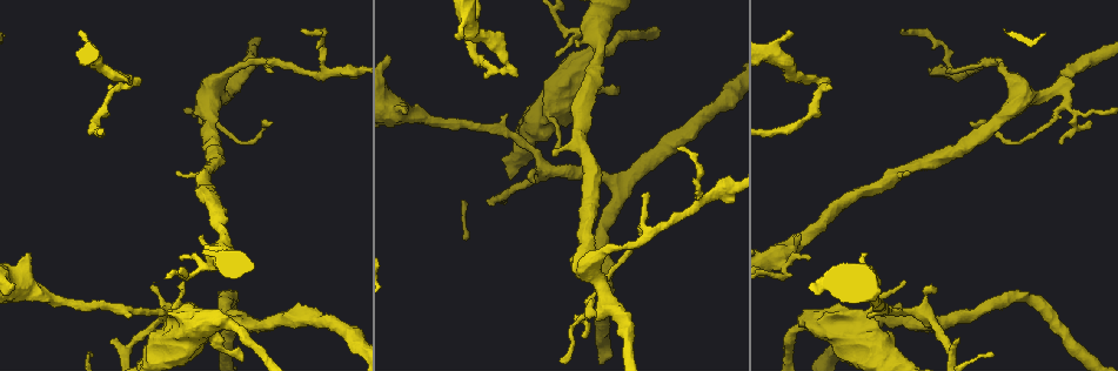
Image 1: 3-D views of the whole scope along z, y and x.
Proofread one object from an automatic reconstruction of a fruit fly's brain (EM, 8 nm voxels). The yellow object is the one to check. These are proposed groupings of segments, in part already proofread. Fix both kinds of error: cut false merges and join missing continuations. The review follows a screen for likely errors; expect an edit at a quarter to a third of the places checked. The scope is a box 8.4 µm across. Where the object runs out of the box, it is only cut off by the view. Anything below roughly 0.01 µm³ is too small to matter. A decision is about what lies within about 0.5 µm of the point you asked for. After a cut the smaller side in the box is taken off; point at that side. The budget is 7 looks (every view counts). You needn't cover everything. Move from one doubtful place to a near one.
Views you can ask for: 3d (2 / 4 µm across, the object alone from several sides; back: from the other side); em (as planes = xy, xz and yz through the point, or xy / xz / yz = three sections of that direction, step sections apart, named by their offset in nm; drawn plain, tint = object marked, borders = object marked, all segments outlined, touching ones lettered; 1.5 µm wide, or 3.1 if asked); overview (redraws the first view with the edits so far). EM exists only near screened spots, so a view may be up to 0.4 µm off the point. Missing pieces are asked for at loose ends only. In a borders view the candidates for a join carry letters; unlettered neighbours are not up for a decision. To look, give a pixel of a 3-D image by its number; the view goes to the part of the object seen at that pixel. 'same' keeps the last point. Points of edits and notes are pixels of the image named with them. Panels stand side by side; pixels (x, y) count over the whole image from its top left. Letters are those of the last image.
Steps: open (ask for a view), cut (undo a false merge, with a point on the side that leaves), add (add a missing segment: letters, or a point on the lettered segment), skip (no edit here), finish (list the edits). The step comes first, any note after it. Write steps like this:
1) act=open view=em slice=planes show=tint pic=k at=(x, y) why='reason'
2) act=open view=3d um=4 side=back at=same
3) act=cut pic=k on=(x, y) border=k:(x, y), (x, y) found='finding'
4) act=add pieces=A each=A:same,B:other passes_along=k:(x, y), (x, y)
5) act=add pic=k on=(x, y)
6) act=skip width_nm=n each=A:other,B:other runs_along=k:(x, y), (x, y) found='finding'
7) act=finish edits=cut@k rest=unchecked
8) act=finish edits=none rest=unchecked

act=open view=em slice=xz step=4 show=borders pic=1 at=(934, 291)

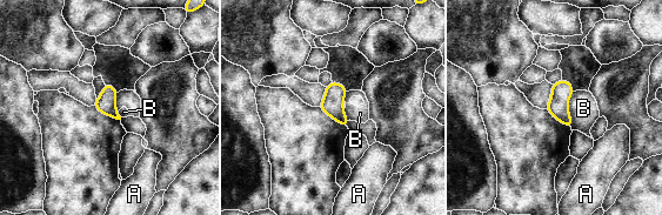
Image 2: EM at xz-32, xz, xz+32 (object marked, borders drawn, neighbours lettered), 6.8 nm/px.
act=open view=em slice=planes show=borders at=same

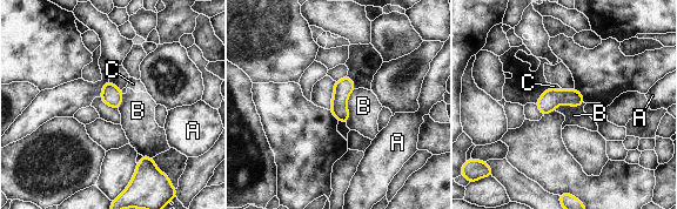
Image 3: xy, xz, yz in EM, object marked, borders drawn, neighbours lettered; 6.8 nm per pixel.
act=skip each=A:other,B:other,C:other border=3:(355, 89), (348, 98), (346, 123) found='no lettered segment goes on from it'

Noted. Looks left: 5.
act=open view=3d um=2 pic=1 at=(578, 47) why='an open end'

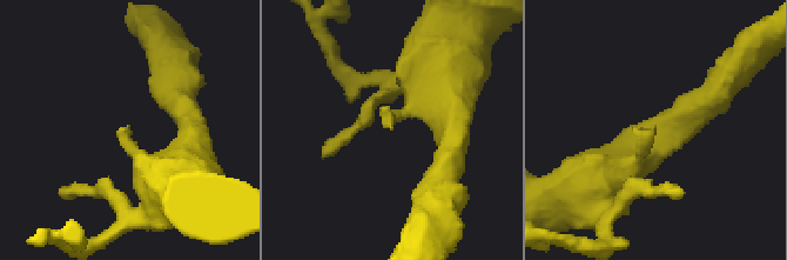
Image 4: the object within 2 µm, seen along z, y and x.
act=open view=em slice=planes show=borders pic=4 at=(129, 127) why='shape alone is not enough'

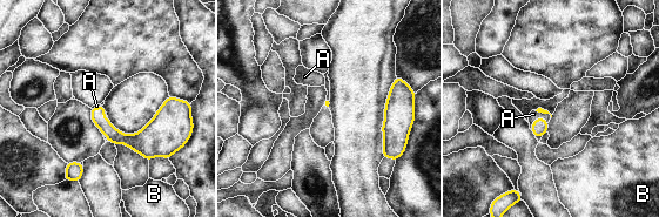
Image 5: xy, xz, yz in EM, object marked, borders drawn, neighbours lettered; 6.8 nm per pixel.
act=add pieces=A each=A:same,B:other passes_along=5:(539, 126), (536, 119), (533, 114) found='the neuron continues'

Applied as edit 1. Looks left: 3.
act=open view=em slice=xz step=8 show=borders pic=1 at=(80, 35) why='thick end'

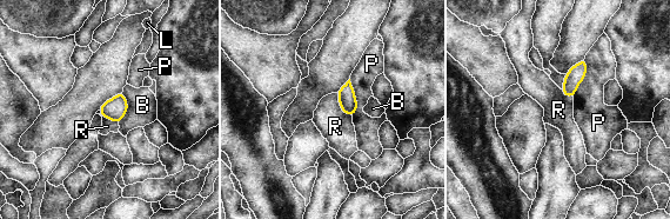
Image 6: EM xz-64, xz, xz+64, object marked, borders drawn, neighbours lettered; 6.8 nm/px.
act=skip each=B:other,L:other,P:other,R:other border=6:(336, 93), (339, 106), (352, 117) found='no lettered segment goes on from it'

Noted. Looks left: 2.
act=finish edits=add@5 rest=unchecked

